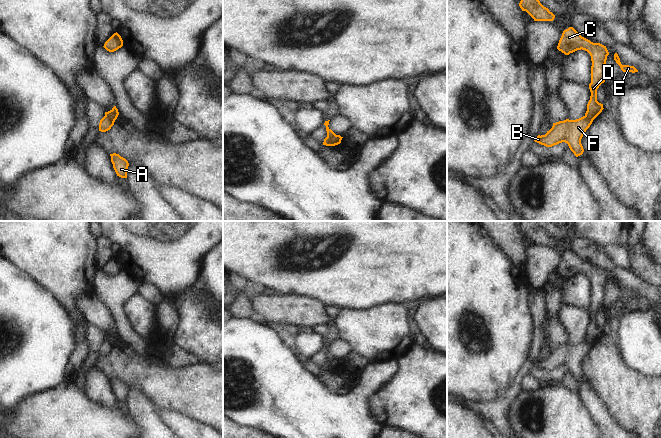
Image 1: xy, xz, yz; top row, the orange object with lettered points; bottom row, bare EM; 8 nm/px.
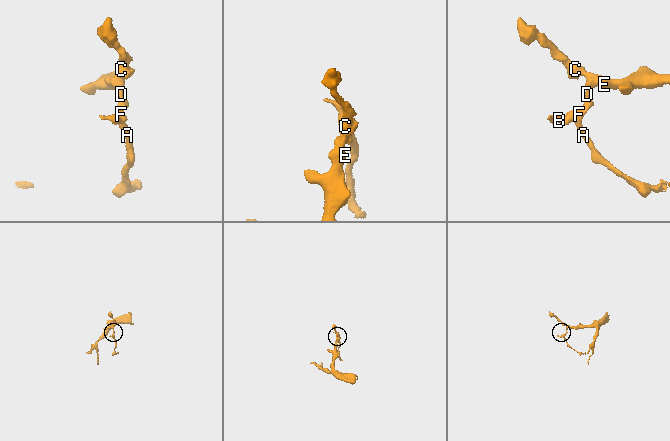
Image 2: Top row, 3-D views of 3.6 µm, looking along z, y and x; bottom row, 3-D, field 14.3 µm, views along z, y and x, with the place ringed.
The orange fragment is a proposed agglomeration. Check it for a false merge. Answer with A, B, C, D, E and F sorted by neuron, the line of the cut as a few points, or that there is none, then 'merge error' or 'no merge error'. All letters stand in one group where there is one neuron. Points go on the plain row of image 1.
A B F / C D E; cut in xz along (335, 358), (328, 369); merge error

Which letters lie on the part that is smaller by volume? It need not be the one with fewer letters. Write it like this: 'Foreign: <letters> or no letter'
Foreign: A, B, F

